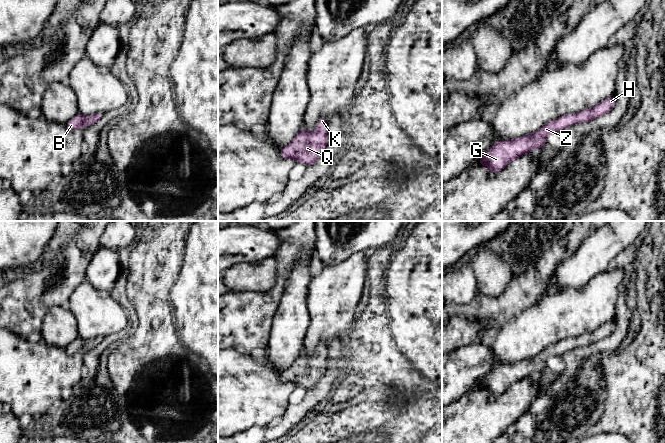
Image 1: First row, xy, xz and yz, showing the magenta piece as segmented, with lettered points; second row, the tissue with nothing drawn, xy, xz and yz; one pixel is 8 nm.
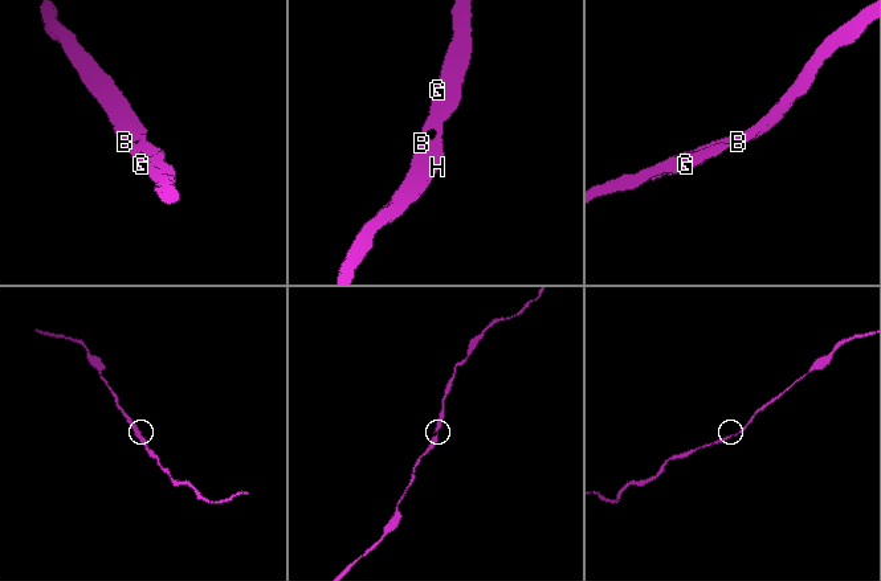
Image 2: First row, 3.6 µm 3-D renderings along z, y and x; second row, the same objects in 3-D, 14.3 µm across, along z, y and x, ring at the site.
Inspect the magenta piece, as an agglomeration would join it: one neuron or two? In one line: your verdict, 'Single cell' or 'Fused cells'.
Single cell

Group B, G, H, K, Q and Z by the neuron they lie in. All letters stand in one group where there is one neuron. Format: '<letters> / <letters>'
B G H K Q Z

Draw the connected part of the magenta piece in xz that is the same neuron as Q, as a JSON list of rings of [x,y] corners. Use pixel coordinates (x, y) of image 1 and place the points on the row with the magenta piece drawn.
[[[321,117],[314,132],[308,132],[303,126],[289,145],[280,149],[283,159],[293,158],[302,162],[306,167],[313,164],[327,145],[326,119]]]

